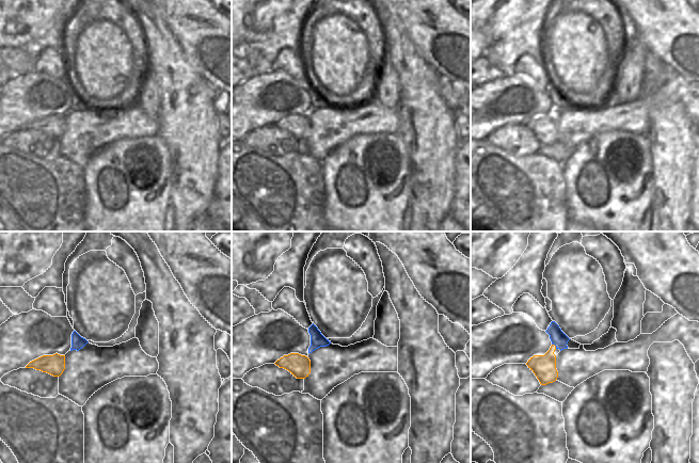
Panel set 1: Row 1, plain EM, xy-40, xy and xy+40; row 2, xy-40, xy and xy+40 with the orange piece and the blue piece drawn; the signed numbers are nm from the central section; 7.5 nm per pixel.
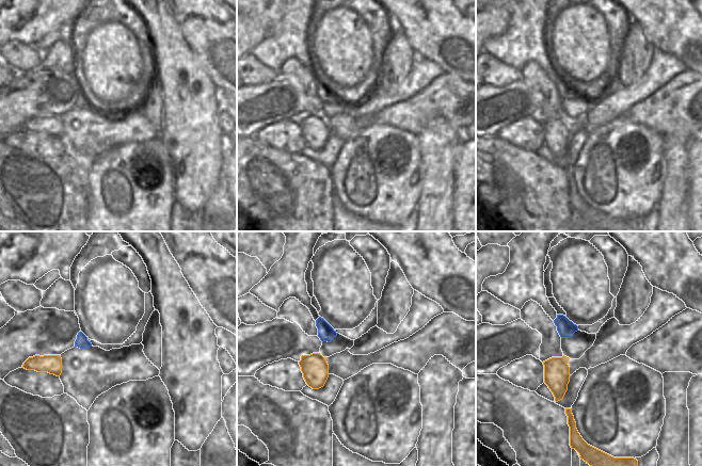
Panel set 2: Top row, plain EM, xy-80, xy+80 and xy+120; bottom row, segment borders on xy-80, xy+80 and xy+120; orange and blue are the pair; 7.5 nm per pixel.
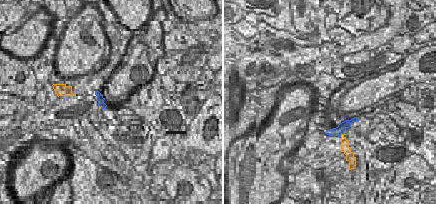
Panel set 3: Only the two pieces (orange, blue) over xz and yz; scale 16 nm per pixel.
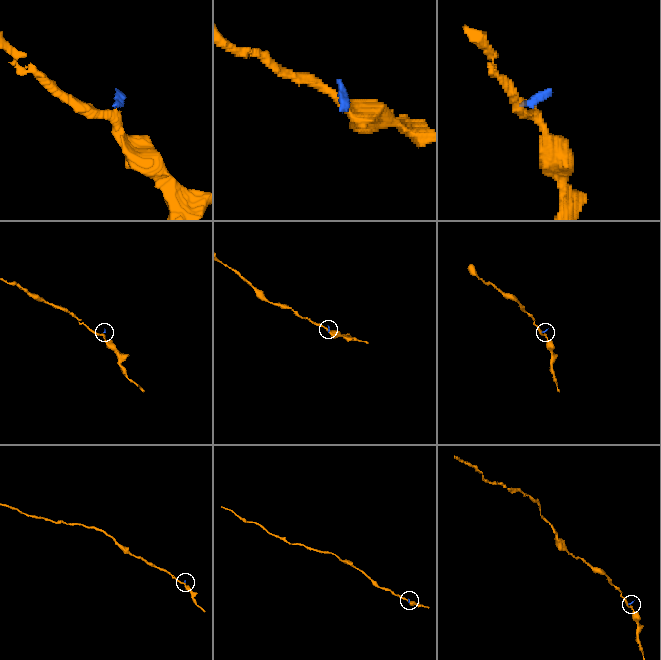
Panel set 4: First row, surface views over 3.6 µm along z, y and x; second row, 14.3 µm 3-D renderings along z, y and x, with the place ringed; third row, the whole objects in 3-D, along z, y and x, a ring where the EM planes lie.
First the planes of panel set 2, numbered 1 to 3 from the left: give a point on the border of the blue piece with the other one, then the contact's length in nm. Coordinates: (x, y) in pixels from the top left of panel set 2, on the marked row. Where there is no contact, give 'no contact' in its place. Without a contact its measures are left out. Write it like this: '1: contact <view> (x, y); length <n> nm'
1: no contact
2: no contact
3: no contact

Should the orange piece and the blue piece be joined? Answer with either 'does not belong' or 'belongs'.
does not belong

